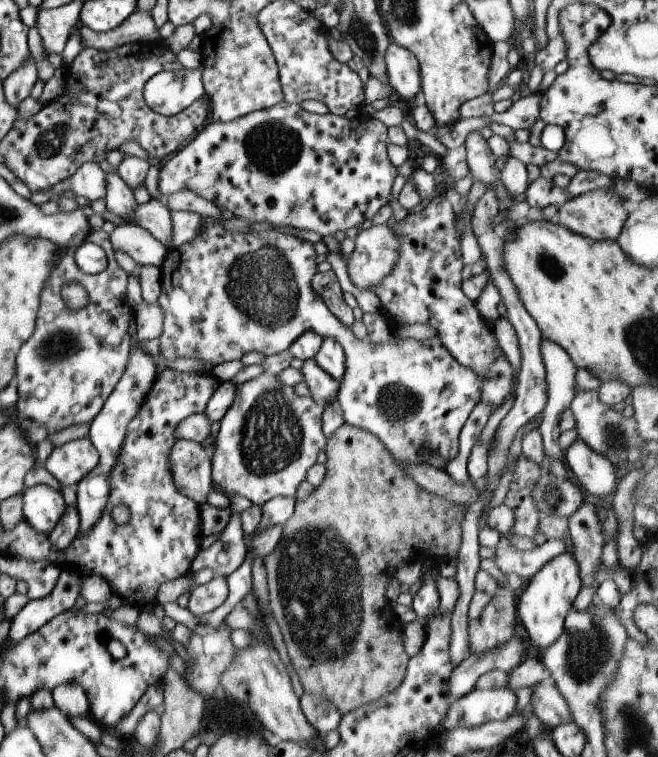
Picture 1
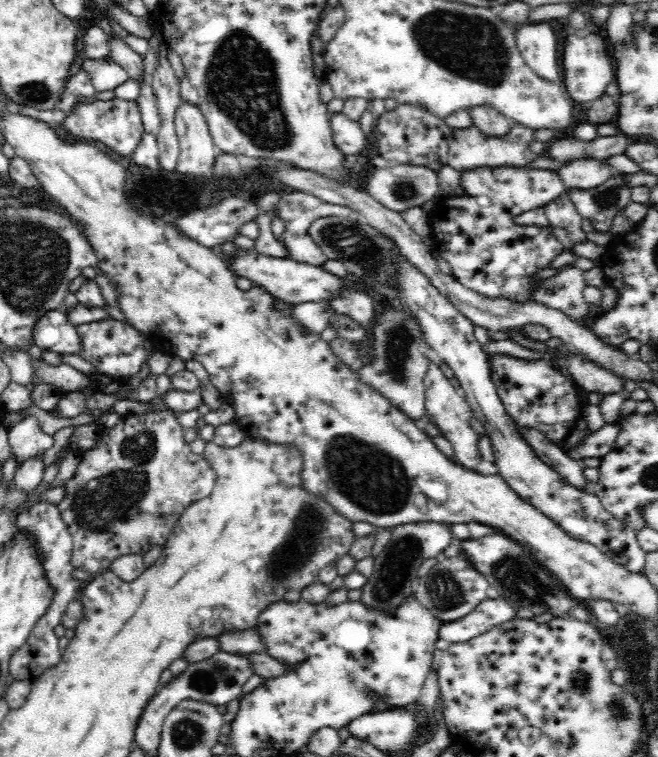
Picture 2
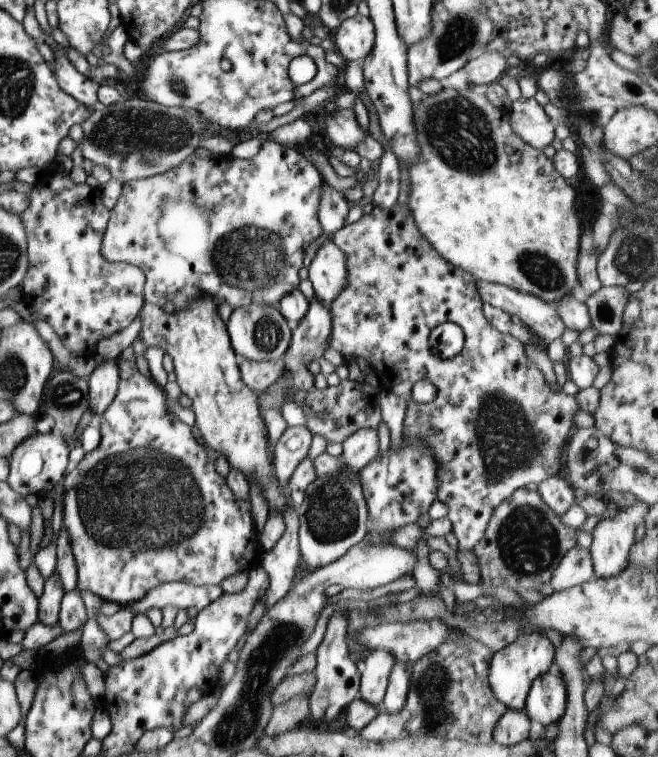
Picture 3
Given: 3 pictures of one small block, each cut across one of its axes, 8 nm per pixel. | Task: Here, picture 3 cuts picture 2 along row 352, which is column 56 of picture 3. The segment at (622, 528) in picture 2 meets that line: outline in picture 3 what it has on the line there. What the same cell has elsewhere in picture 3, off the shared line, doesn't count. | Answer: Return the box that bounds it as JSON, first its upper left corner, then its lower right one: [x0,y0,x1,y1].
[7,432,68,497]

